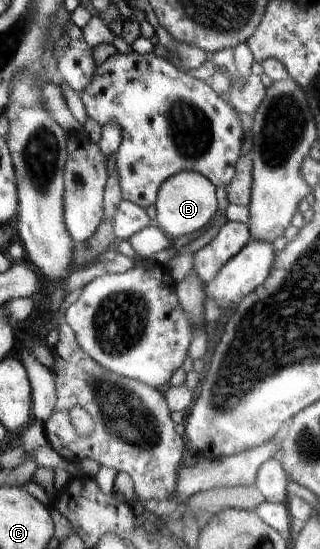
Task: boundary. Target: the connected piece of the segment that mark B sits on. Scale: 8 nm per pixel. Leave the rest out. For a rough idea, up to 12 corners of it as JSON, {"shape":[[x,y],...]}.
{"shape":[[181,171],[159,187],[159,228],[177,239],[207,226],[216,186]]}

